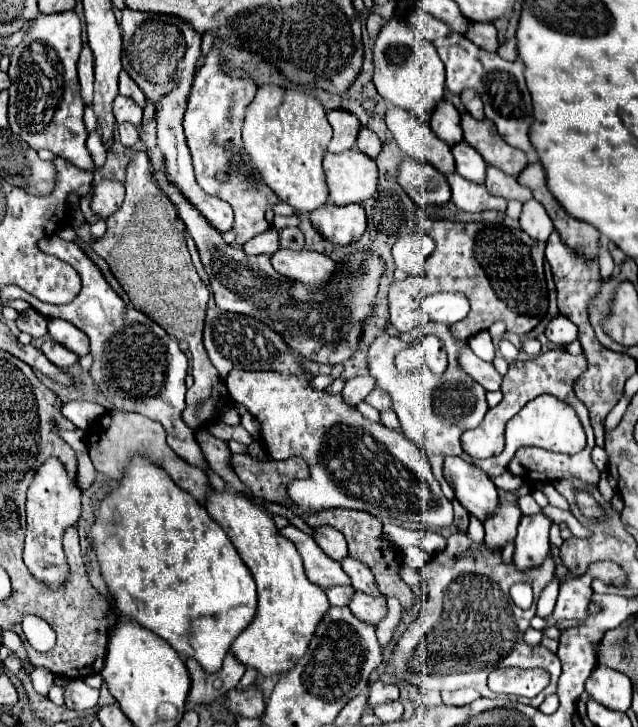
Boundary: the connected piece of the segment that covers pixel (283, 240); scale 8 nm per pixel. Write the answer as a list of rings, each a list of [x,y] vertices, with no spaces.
[[[283,228],[279,230],[279,246],[289,248],[289,250],[303,250],[305,248],[305,238],[299,228]]]

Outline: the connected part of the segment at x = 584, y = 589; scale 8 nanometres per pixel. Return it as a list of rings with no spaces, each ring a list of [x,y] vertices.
[[[579,576],[569,578],[559,586],[559,598],[555,610],[551,612],[551,622],[557,620],[583,620],[587,616],[587,606],[591,600],[591,578]]]

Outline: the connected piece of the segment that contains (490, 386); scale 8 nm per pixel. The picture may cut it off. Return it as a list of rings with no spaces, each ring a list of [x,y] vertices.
[[[469,346],[459,352],[459,366],[461,366],[463,372],[467,372],[475,382],[479,382],[485,390],[499,390],[499,388],[501,388],[501,380],[503,380],[503,378],[501,378],[499,372],[493,368],[493,364],[477,358]]]

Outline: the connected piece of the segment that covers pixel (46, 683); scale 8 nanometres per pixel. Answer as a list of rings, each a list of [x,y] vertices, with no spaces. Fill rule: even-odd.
[[[33,666],[31,670],[31,682],[33,682],[33,688],[41,694],[41,696],[47,696],[51,686],[53,686],[53,672],[41,668],[41,666]]]

